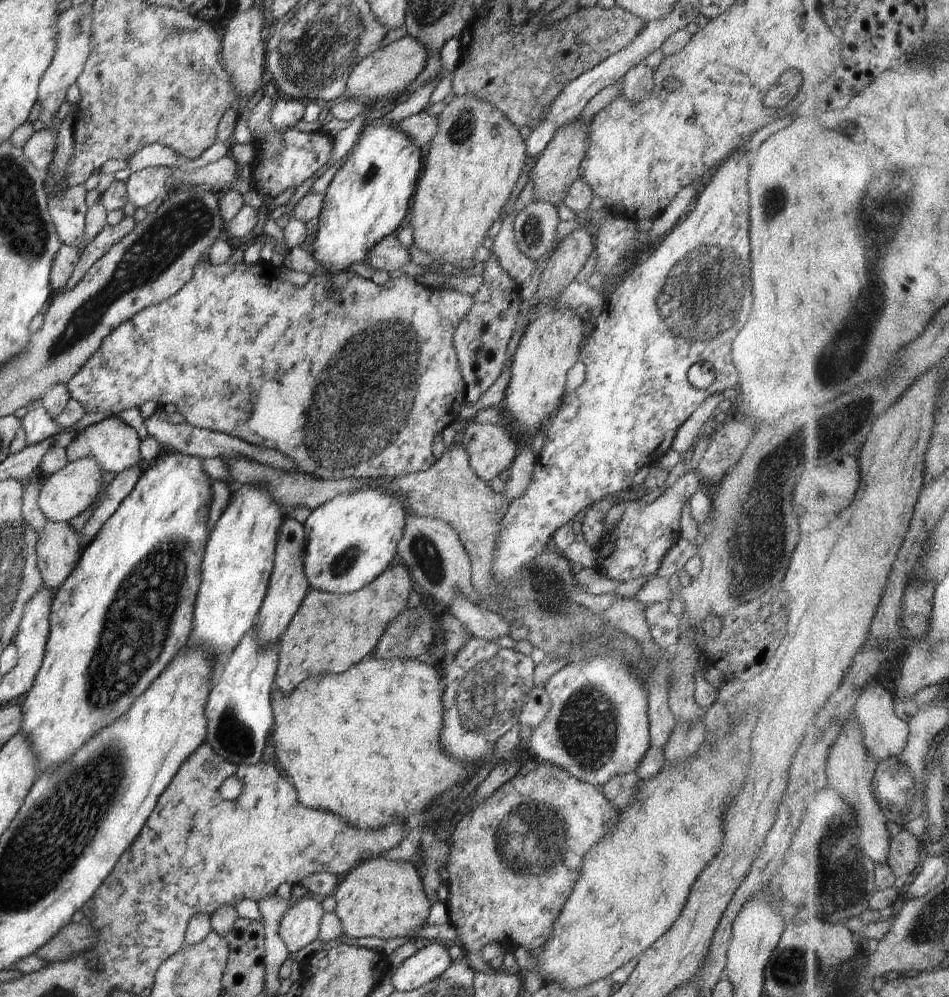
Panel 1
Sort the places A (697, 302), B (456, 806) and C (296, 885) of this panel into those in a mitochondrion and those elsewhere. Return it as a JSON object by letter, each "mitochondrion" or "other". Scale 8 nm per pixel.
{"A":"mitochondrion","B":"other","C":"other"}

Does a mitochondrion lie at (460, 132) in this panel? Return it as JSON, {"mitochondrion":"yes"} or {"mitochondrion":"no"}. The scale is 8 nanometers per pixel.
{"mitochondrion":"yes"}

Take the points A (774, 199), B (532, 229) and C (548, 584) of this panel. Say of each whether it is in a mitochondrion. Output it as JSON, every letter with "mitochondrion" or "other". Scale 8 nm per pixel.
{"A":"mitochondrion","B":"mitochondrion","C":"mitochondrion"}

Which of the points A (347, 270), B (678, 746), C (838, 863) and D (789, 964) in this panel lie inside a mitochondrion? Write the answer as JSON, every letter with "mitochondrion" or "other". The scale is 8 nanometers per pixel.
{"A":"other","B":"other","C":"mitochondrion","D":"mitochondrion"}

